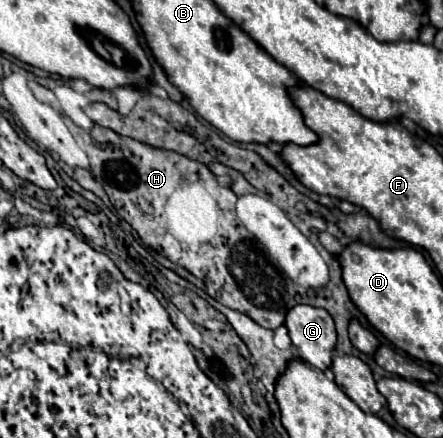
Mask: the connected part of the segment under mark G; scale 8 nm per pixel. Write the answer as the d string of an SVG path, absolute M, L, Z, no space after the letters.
M296 305L288 311L284 325L288 327L292 345L302 361L322 371L332 365L336 329L326 309Z

